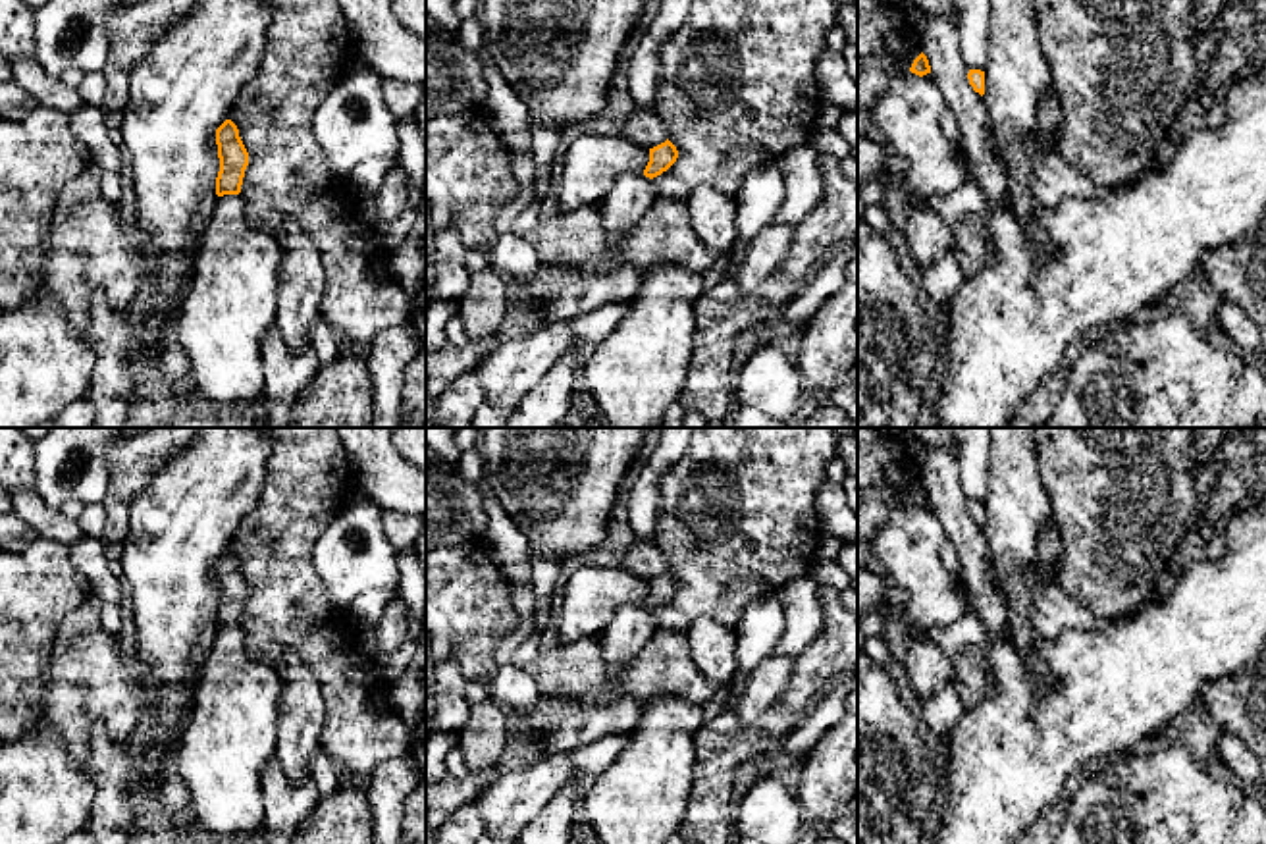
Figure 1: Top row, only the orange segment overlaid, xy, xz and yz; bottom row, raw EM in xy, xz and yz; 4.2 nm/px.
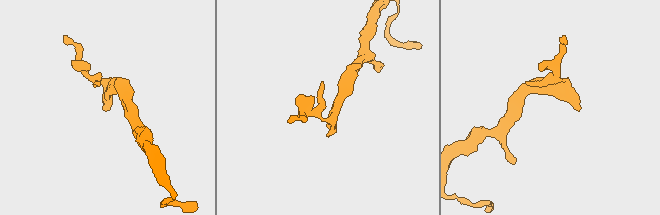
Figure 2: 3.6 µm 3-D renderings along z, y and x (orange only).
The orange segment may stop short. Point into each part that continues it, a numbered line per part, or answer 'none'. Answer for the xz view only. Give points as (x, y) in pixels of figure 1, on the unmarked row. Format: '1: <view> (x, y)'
1: xz (631, 629)

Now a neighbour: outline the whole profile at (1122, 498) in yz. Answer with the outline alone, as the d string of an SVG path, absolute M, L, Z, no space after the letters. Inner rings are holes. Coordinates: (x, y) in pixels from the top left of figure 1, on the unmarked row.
M1033 428L1033 432L1042 482L1052 501L1052 520L1056 522L1062 538L1062 563L1056 584L1069 599L1098 619L1112 620L1131 613L1135 607L1154 597L1158 576L1168 568L1170 559L1181 543L1187 528L1199 524L1206 493L1216 482L1214 468L1200 466L1193 455L1193 428Z

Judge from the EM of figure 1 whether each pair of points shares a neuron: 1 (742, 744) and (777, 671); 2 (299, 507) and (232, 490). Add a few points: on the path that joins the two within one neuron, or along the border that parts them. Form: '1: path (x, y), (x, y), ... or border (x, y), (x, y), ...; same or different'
1: border (783, 690), (752, 723), (737, 721); different
2: border (268, 451), (259, 500), (234, 534); different

